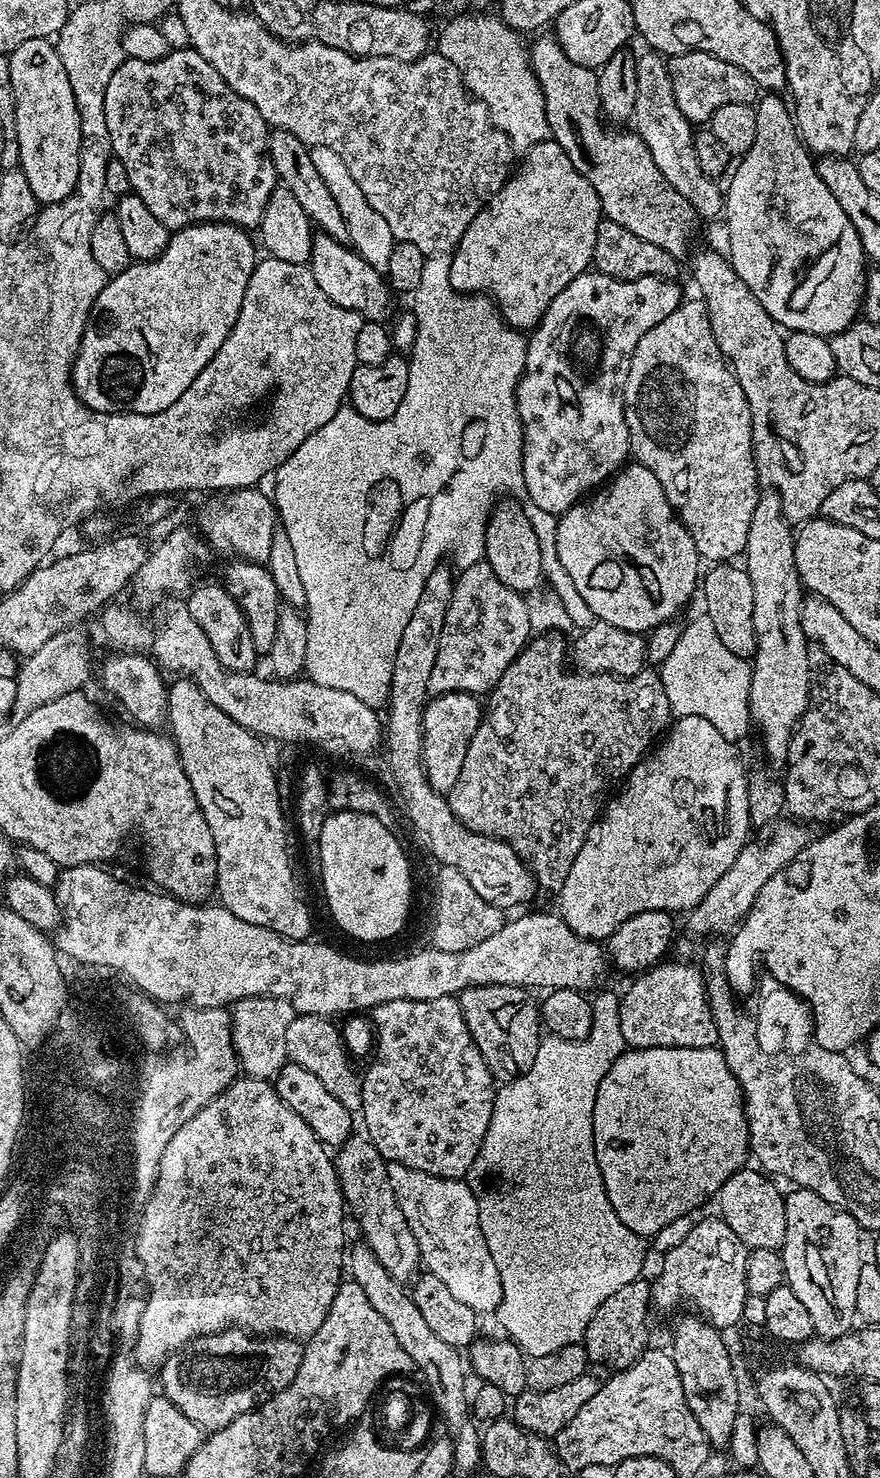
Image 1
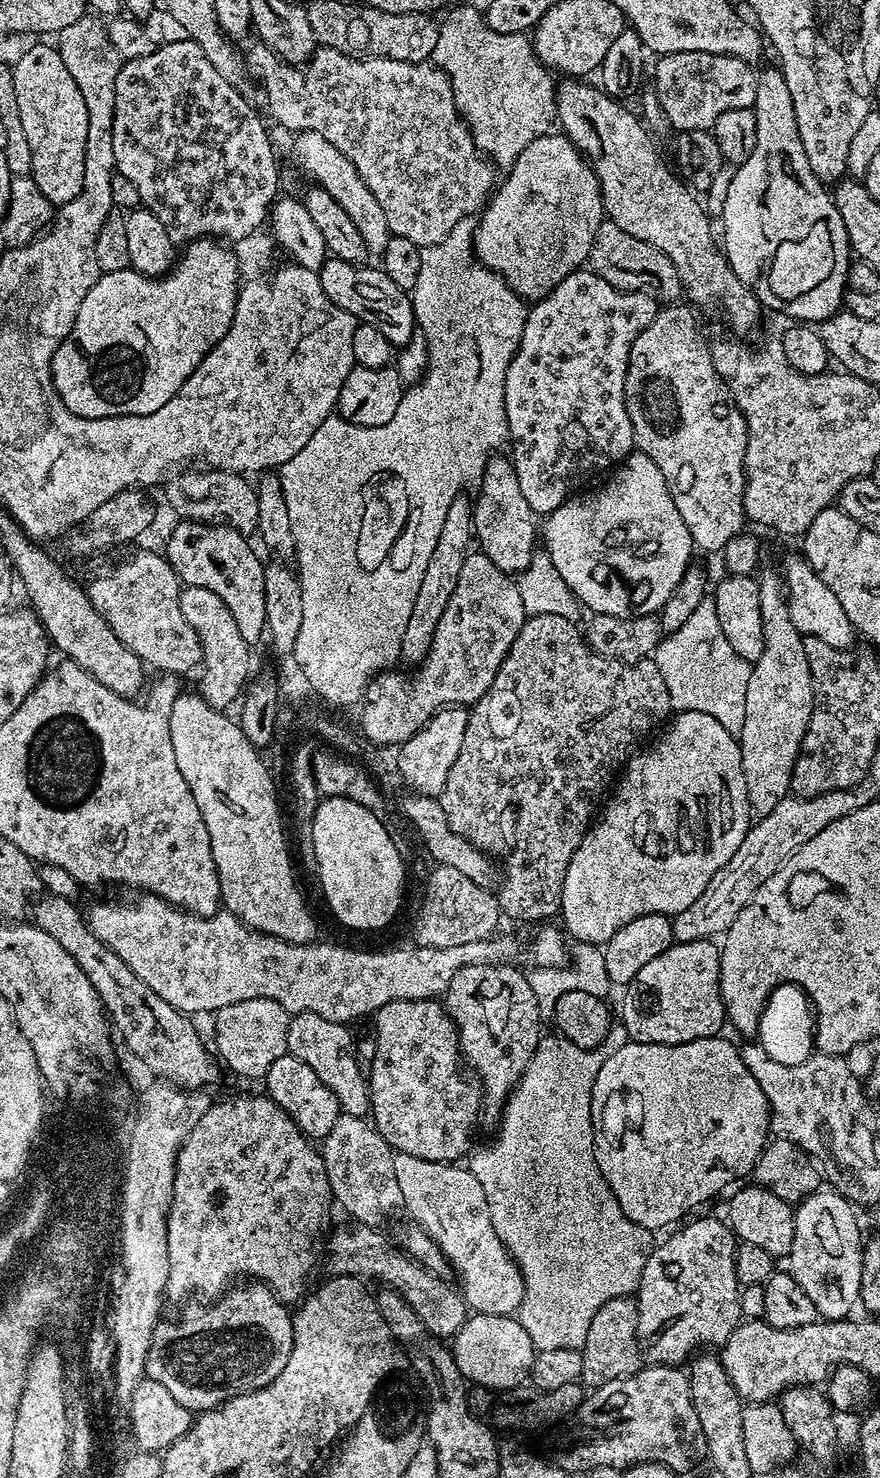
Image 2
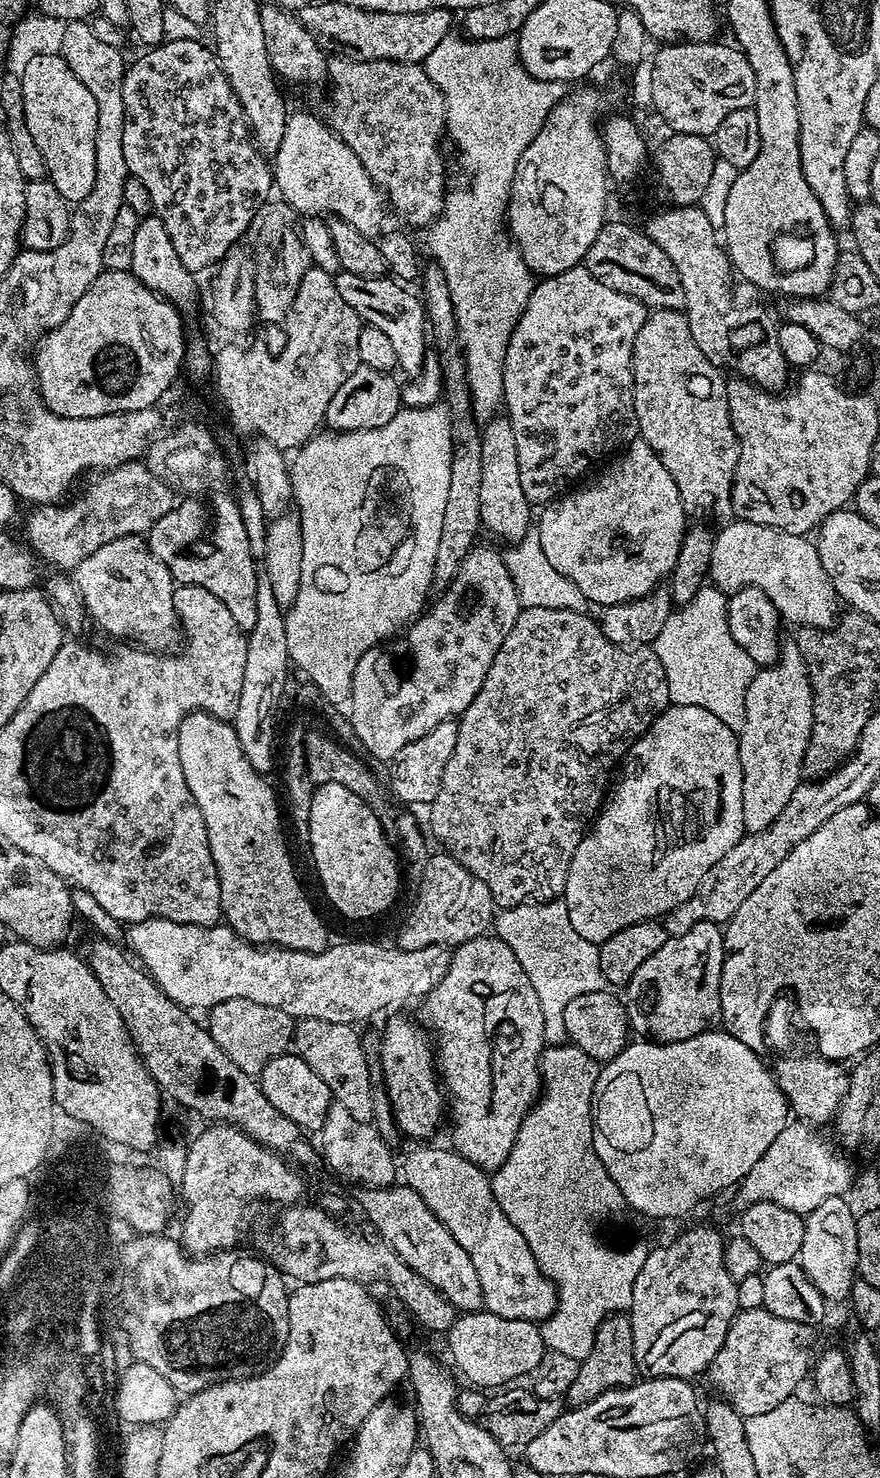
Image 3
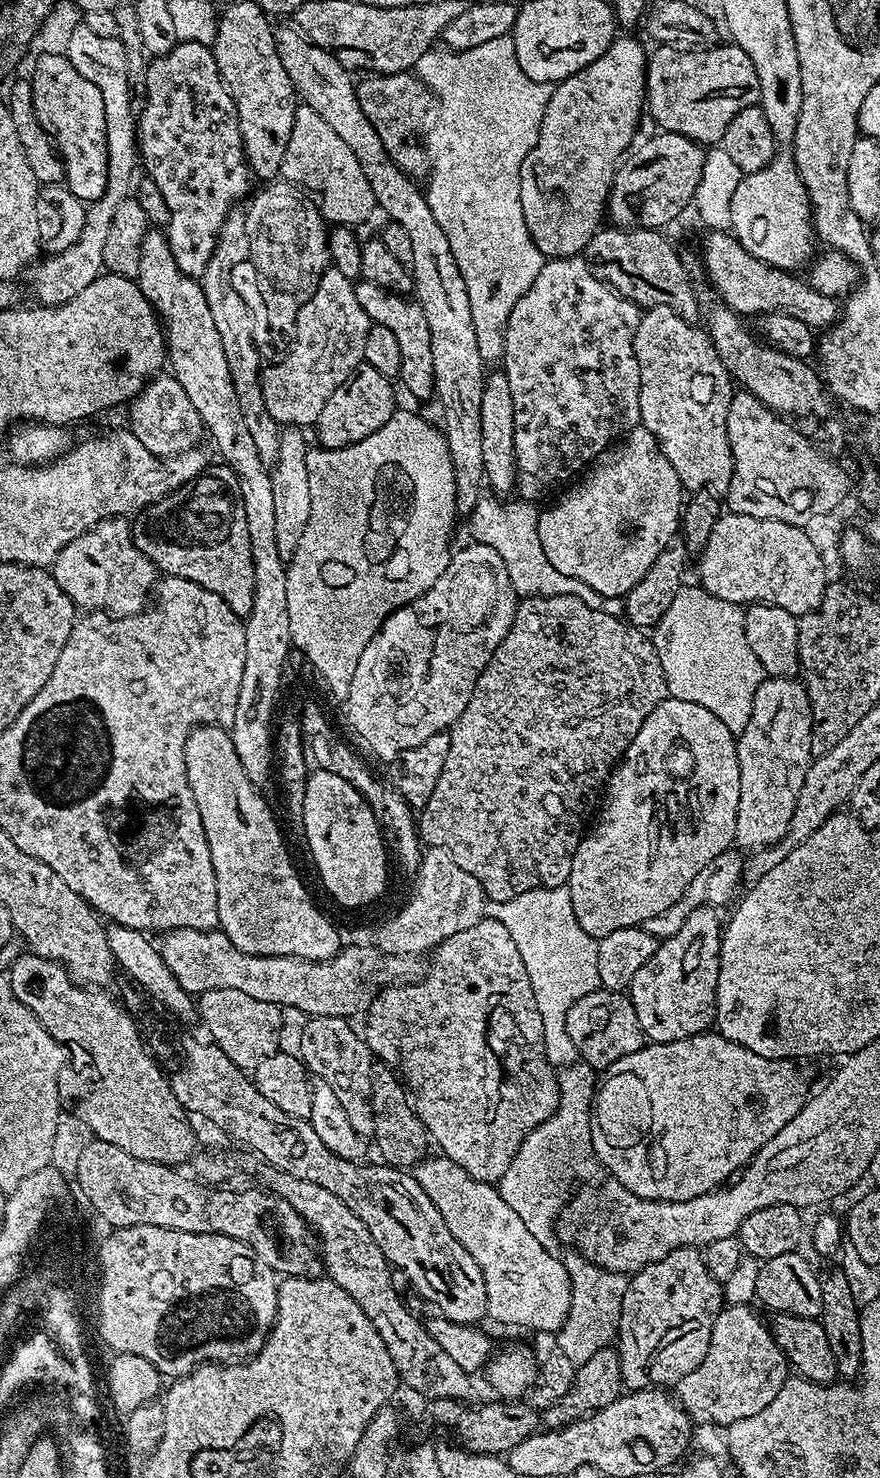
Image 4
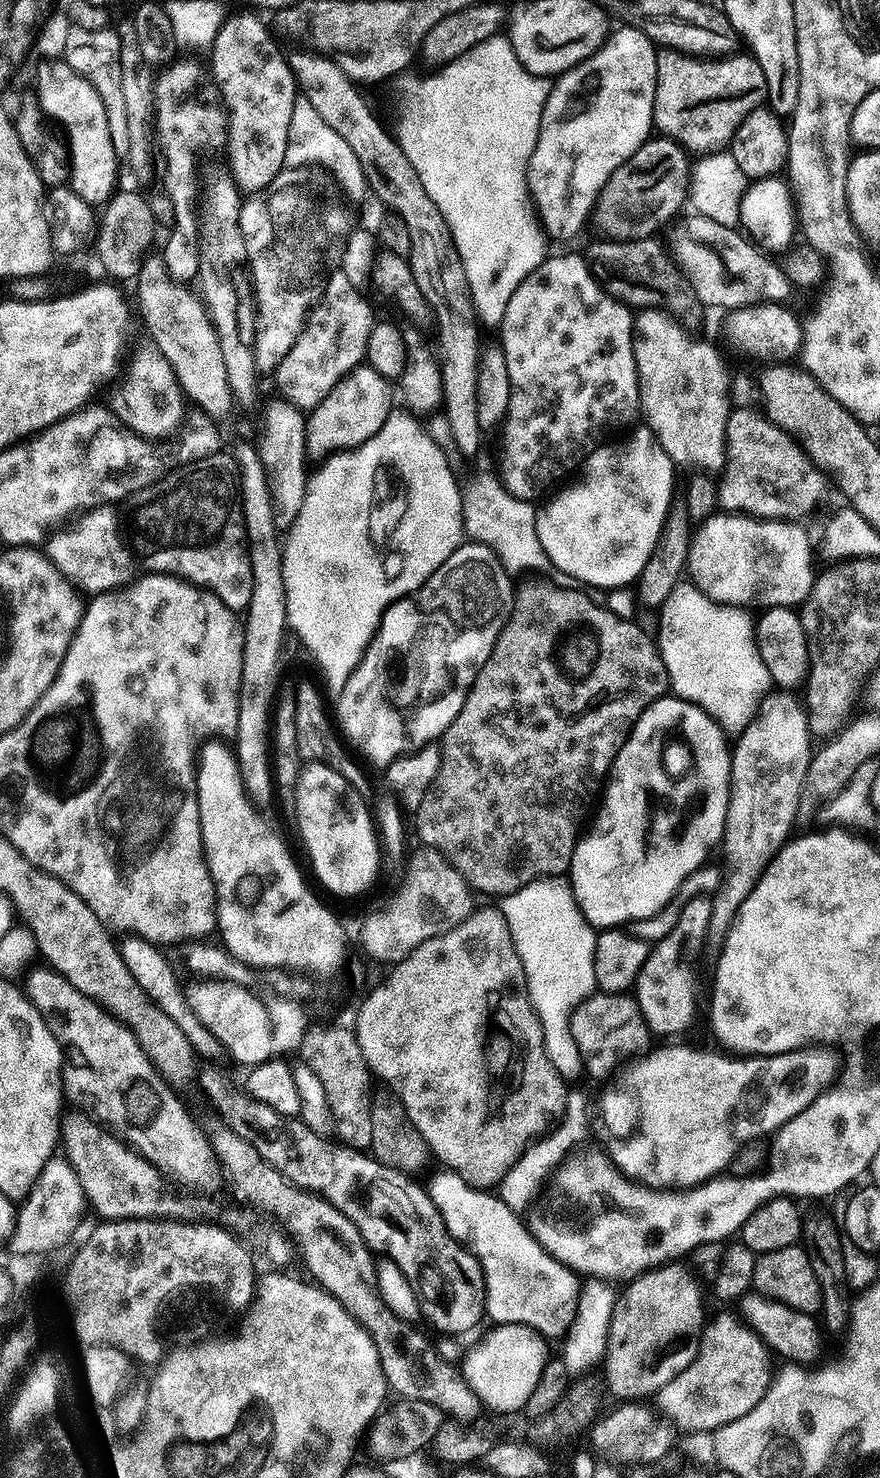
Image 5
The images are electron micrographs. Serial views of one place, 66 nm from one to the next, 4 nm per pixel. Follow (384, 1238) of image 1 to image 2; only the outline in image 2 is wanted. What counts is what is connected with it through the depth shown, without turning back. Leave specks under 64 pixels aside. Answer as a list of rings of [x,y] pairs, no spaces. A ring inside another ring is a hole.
[[[341,1114],[338,1122],[334,1122],[334,1130],[330,1130],[330,1134],[324,1136],[322,1155],[332,1199],[353,1216],[351,1219],[355,1223],[379,1229],[380,1223],[396,1207],[401,1207],[398,1178],[394,1178],[392,1147],[370,1127],[365,1117]]]

